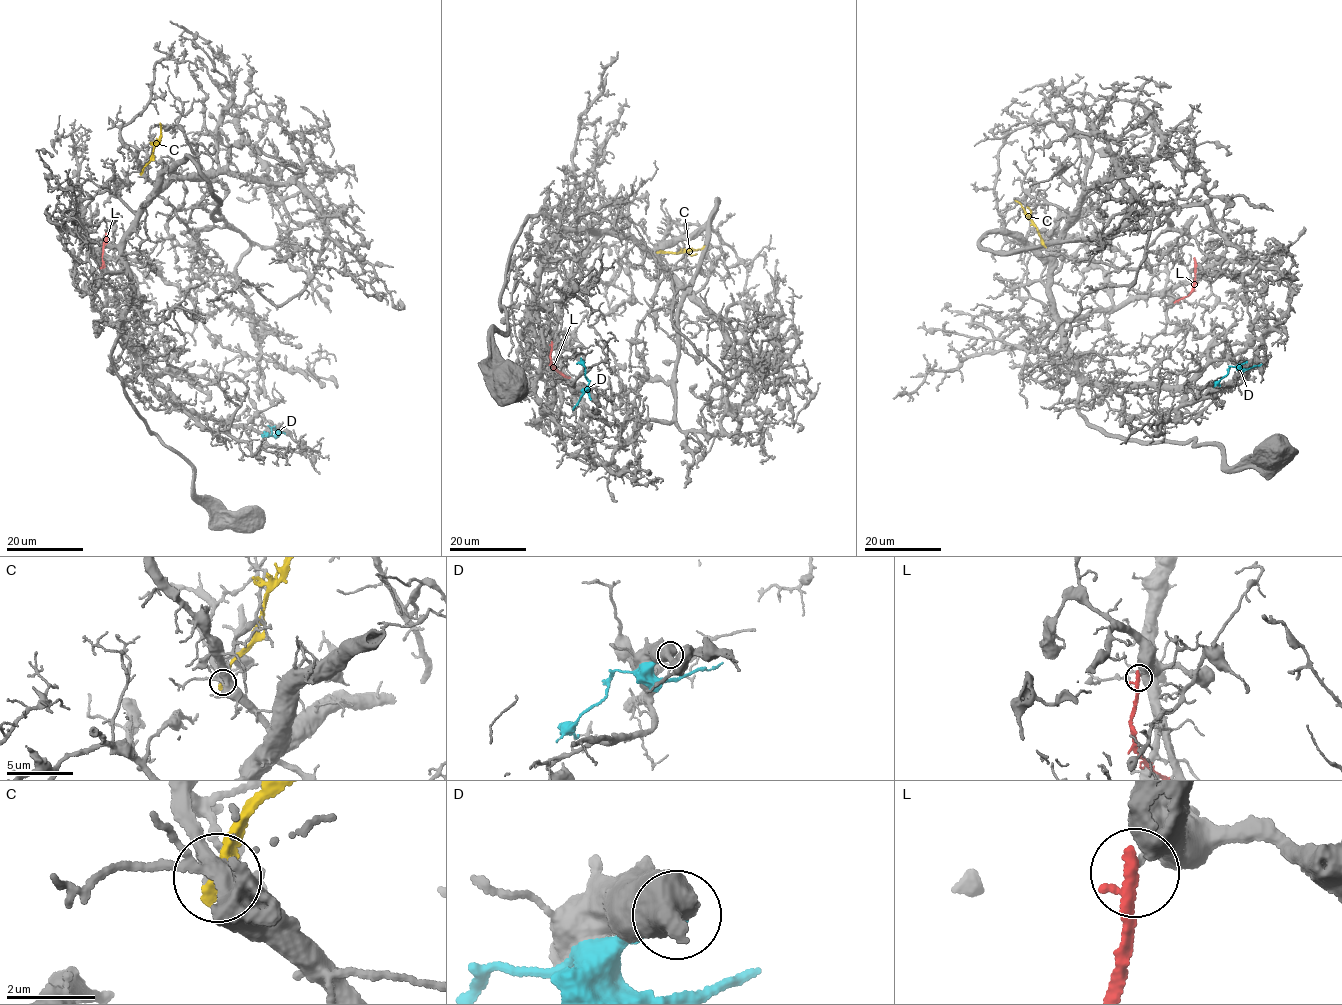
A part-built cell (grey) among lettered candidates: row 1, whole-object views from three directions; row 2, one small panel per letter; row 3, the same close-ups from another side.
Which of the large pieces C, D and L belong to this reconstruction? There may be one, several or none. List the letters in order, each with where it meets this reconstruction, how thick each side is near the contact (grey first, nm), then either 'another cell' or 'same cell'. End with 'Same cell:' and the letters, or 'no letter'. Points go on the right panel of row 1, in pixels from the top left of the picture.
C: meets grey at (1044, 245); 180 nm thick on the grey side, 280 nm on the other; another cell
D: meets grey at (1246, 362); 750 nm thick on the grey side, 240 nm on the other; another cell
L: meets grey at (1175, 301); 170 nm thick on the grey side, 320 nm on the other; another cell
Same cell: no letter

